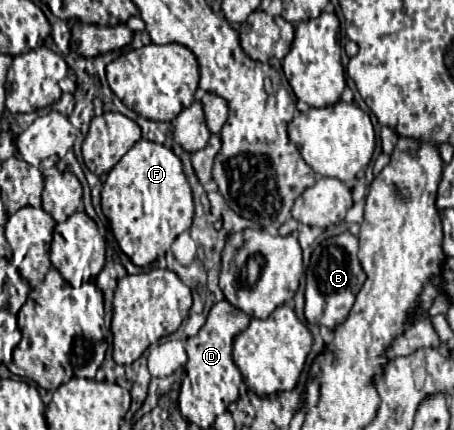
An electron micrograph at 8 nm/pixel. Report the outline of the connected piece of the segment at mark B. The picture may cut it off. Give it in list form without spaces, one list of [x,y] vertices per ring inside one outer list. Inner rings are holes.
[[[344,232],[340,236],[324,240],[312,252],[312,260],[306,270],[306,320],[310,324],[336,330],[336,326],[348,318],[348,312],[364,282],[366,274],[358,260],[358,238],[354,238],[350,232]]]

